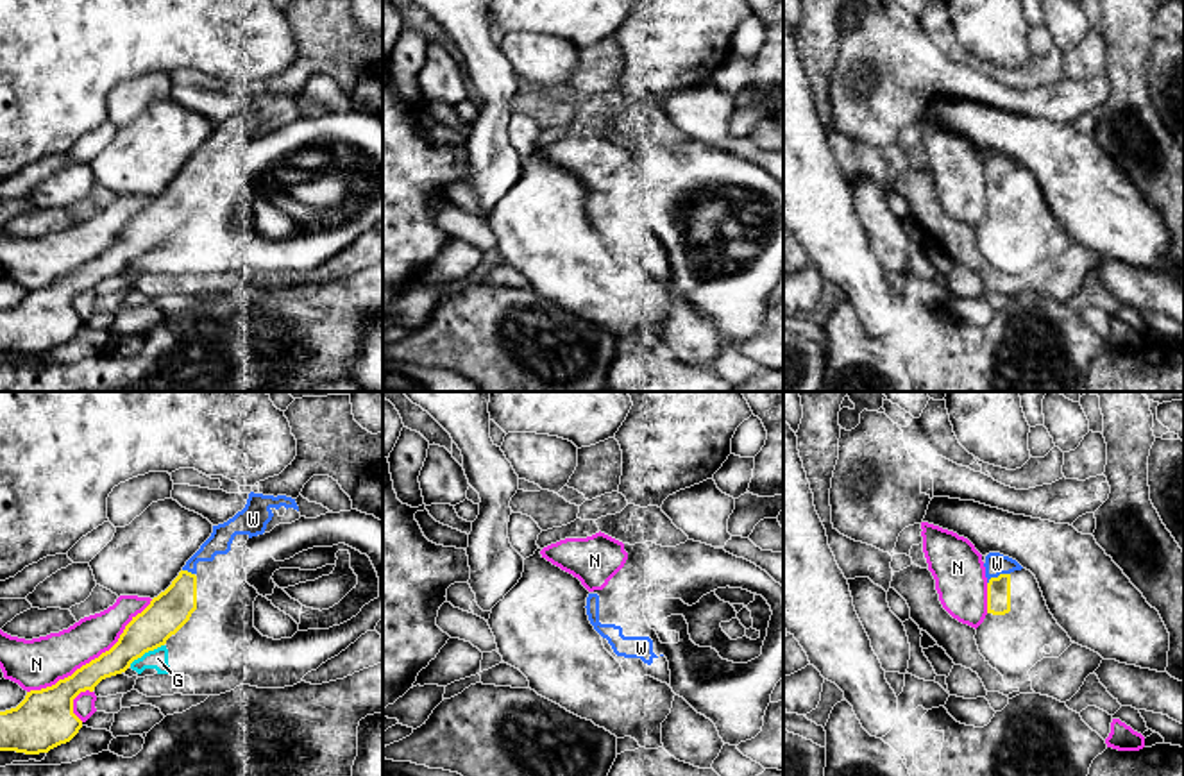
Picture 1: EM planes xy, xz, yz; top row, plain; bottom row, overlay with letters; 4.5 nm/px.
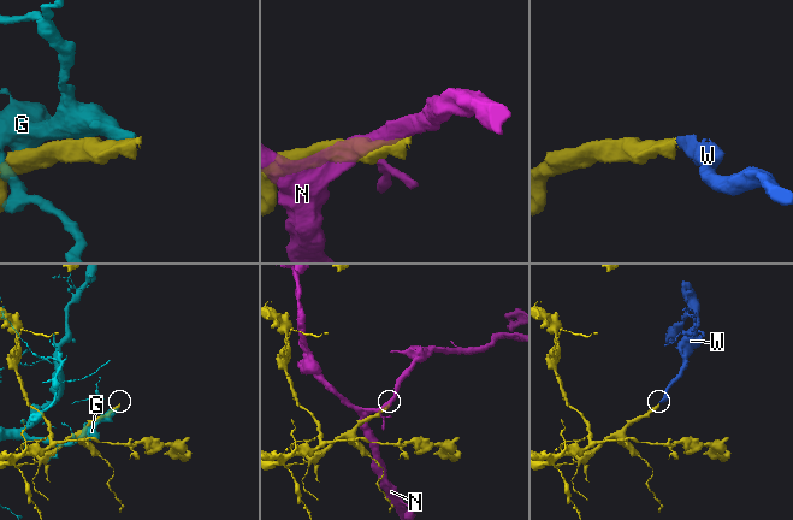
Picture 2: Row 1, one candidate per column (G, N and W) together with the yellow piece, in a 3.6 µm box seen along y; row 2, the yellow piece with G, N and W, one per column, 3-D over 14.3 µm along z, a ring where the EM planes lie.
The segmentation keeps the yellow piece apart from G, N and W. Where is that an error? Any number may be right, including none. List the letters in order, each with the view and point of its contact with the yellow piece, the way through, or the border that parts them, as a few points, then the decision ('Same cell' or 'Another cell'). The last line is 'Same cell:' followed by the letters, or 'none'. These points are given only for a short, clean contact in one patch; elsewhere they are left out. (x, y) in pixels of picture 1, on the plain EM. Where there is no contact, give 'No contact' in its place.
G: Touches yellow at xy (145, 251). Another cell
N: Touches yellow at xy (92, 260). Another cell
W: Touches yellow at yz (998, 176). Path across: yz (998, 188), (998, 176), (997, 163). Same cell
Same cell: W

